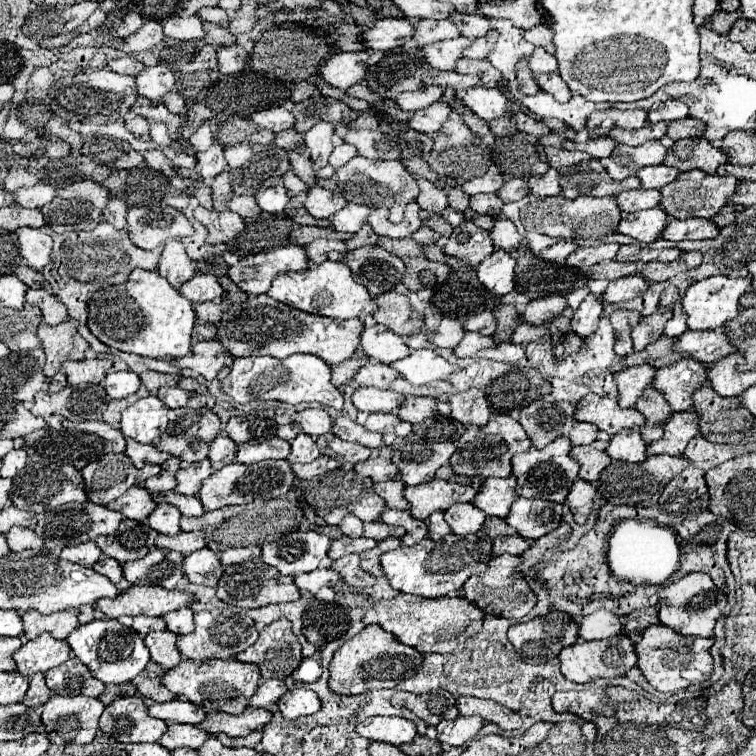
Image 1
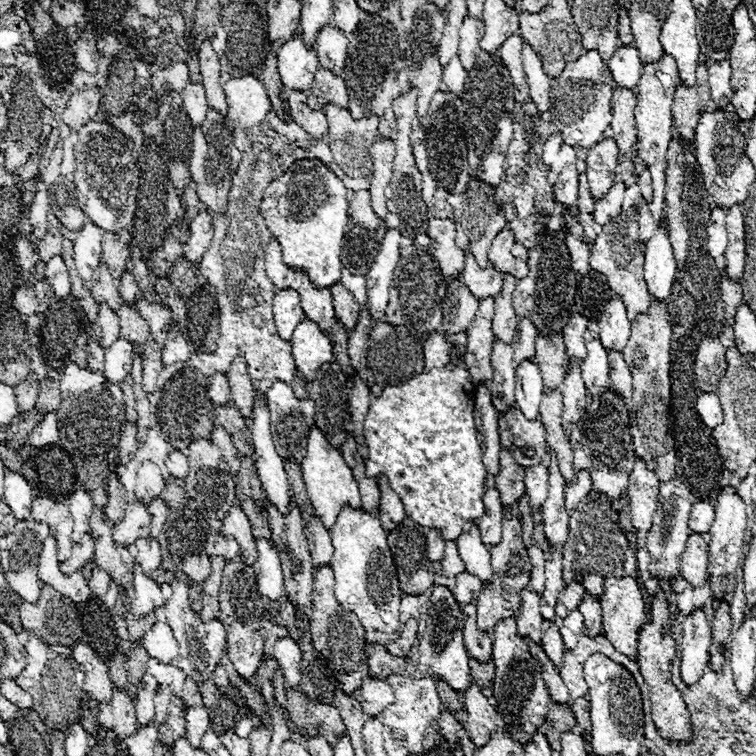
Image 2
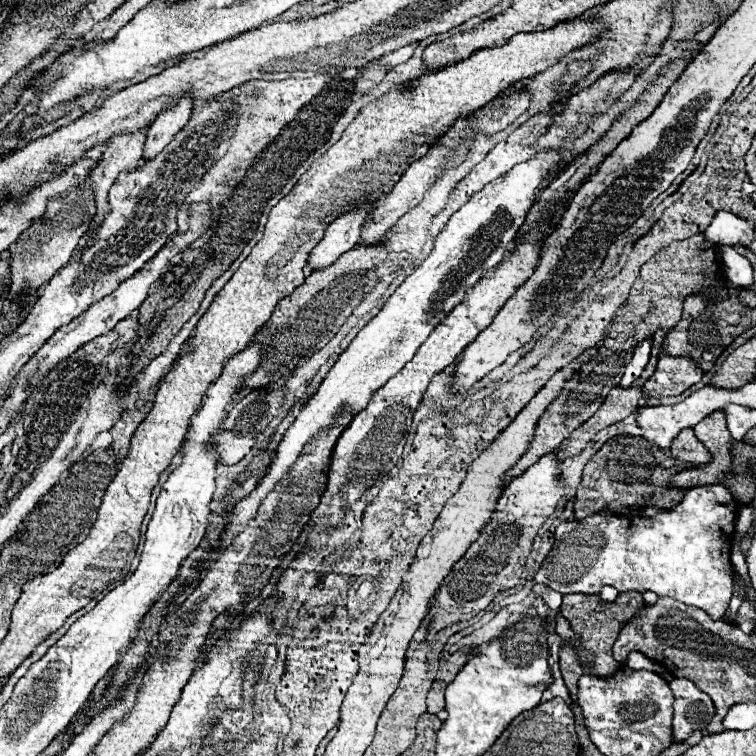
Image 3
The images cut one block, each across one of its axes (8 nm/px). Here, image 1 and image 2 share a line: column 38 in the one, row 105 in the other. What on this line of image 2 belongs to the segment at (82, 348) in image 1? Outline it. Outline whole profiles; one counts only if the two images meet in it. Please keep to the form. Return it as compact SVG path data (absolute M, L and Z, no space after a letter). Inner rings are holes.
M332 102L324 106L324 112L326 112L326 118L328 118L328 138L336 138L336 140L342 142L342 144L328 144L330 150L332 150L334 162L344 170L344 174L348 174L352 178L368 176L372 172L372 170L366 170L366 168L370 168L370 144L378 136L378 116L370 114L362 120L356 120L356 118L352 118L350 110L340 108L338 104L332 104Z

